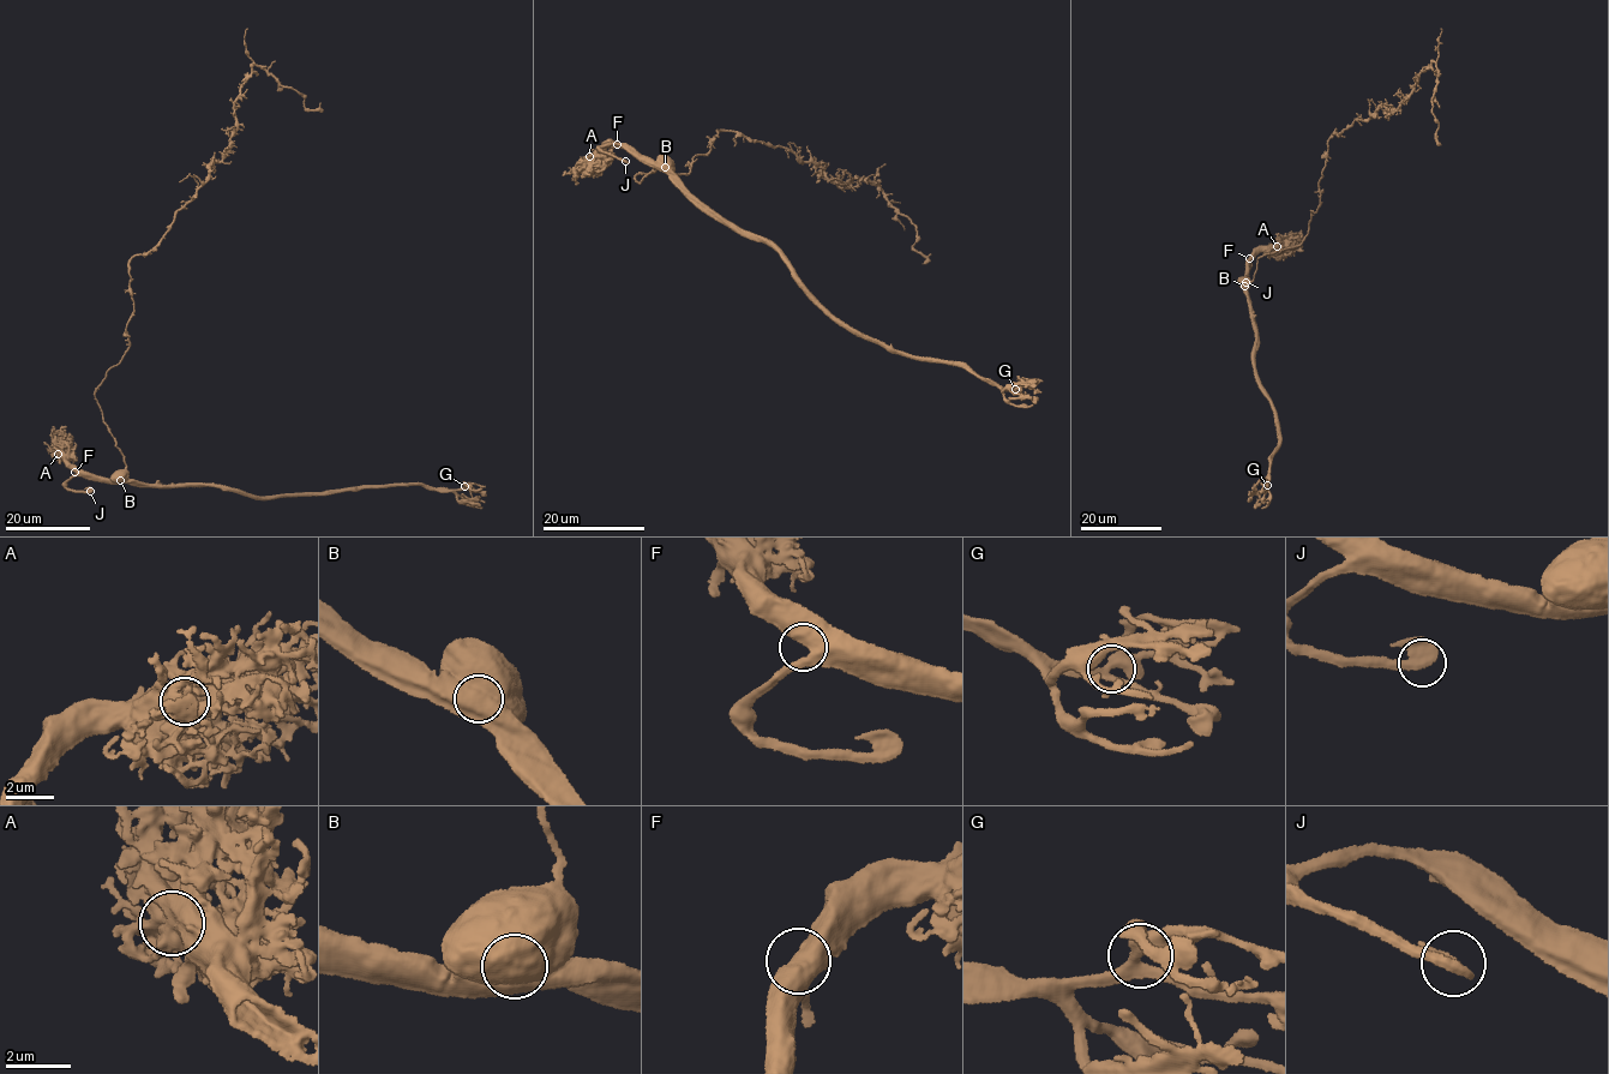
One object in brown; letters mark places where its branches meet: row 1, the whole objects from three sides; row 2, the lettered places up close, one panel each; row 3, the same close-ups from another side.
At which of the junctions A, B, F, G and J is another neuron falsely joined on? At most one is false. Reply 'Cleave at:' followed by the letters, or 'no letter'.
Cleave at: B

